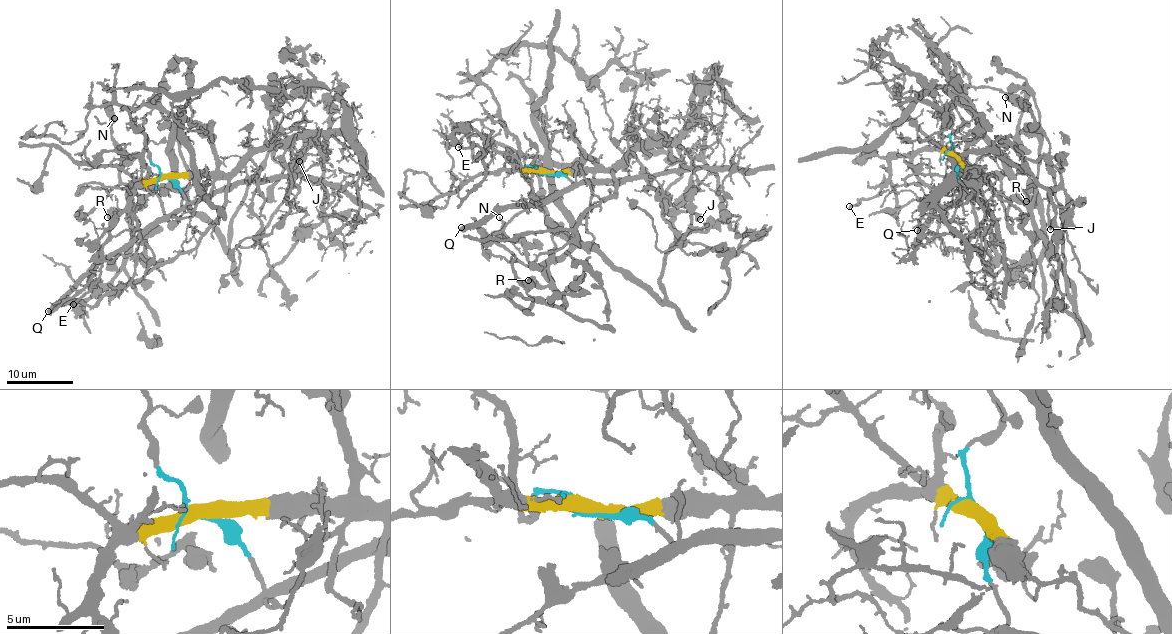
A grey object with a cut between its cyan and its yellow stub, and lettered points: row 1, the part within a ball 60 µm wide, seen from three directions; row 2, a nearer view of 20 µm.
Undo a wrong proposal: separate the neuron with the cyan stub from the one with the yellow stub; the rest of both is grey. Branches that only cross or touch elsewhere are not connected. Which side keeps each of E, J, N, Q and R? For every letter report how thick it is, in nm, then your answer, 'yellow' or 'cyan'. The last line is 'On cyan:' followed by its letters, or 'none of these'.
E: 200 nm thick; yellow
J: 480 nm thick; yellow
N: 240 nm thick; yellow
Q: 600 nm thick; cyan
R: 750 nm thick; yellow
On cyan: Q

